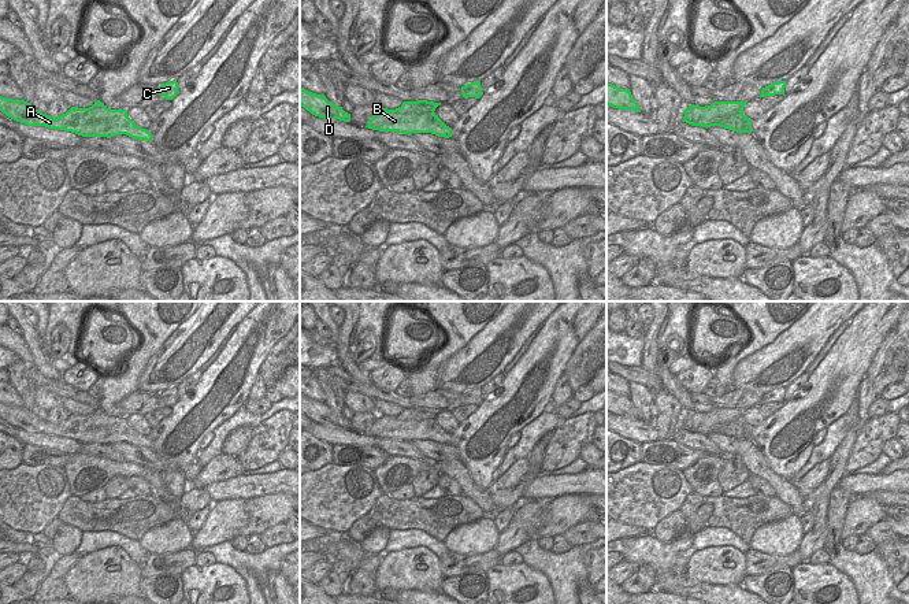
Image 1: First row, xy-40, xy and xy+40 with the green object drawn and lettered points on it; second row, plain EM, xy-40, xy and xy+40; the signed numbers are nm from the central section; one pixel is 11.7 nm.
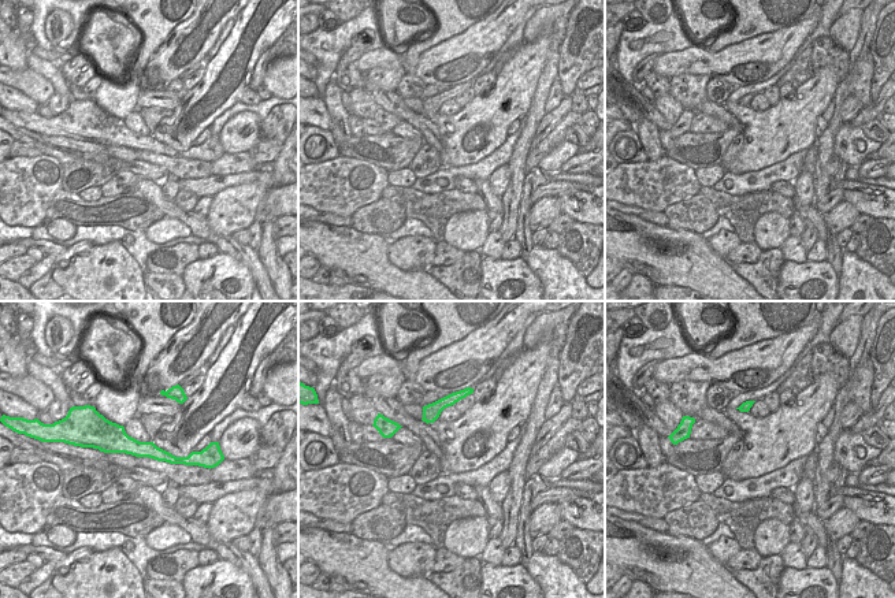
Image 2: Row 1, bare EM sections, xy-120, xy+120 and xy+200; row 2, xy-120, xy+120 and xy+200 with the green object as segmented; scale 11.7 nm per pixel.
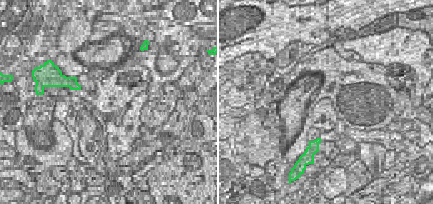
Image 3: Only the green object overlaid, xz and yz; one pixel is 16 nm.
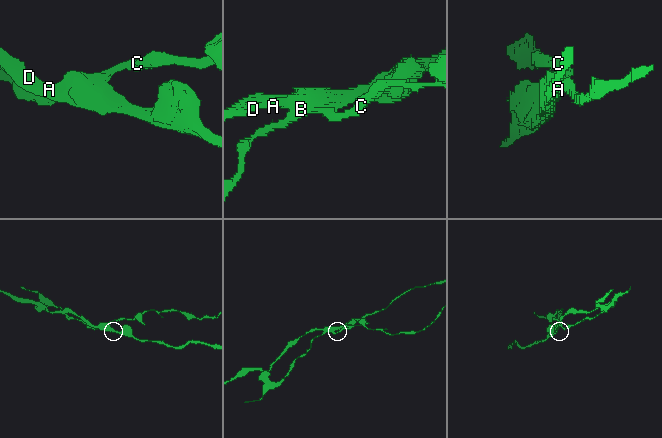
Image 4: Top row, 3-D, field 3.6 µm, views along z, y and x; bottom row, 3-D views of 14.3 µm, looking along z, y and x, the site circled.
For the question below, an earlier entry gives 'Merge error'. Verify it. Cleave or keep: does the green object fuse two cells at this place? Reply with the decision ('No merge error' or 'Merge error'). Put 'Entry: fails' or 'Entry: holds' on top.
Entry: holds
Merge error

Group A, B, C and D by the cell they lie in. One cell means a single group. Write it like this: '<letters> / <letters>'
A B D / C

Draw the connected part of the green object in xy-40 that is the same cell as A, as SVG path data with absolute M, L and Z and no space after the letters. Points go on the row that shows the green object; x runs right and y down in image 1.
M0 96L0 111L27 126L45 126L66 130L82 137L107 137L126 134L136 140L152 141L149 130L137 126L126 110L107 108L100 100L89 108L71 107L60 116L48 116L25 100Z

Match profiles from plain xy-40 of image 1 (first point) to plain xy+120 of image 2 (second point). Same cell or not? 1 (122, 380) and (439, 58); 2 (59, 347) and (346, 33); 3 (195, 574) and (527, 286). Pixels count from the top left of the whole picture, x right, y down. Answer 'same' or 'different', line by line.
1: different
2: different
3: same

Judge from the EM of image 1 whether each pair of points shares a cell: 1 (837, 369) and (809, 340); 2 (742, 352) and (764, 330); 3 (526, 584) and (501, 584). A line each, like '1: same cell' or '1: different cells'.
1: different cells
2: same cell
3: same cell

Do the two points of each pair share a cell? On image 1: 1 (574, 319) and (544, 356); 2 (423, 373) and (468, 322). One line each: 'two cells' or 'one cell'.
1: one cell
2: one cell

